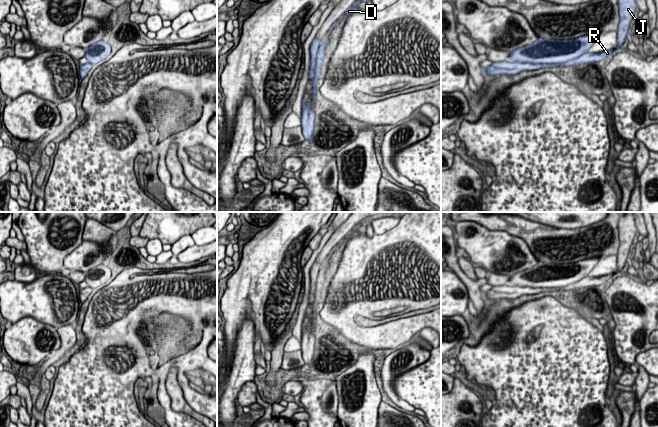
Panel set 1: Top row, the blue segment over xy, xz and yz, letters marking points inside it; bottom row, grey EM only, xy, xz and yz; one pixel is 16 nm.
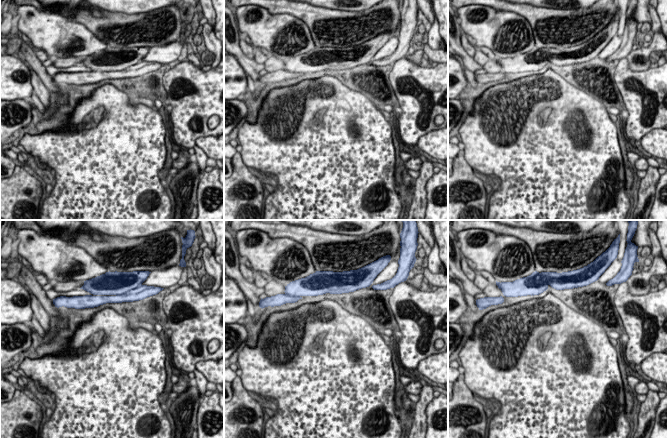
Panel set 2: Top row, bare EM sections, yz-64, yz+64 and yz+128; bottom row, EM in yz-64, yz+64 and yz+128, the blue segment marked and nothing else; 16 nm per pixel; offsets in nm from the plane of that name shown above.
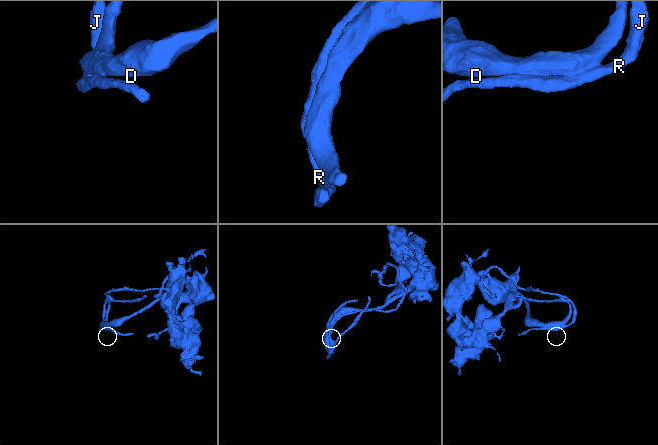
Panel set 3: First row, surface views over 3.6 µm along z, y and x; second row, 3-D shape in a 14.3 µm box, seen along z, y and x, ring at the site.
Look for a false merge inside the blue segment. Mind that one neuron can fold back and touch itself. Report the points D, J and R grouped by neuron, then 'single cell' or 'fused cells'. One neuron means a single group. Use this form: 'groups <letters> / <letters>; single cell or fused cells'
groups D J R; single cell

